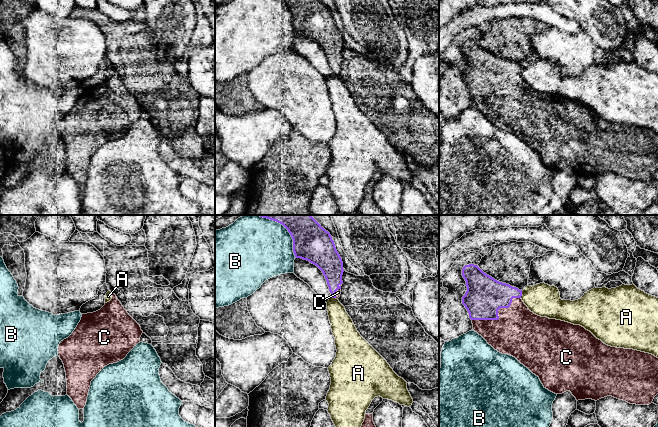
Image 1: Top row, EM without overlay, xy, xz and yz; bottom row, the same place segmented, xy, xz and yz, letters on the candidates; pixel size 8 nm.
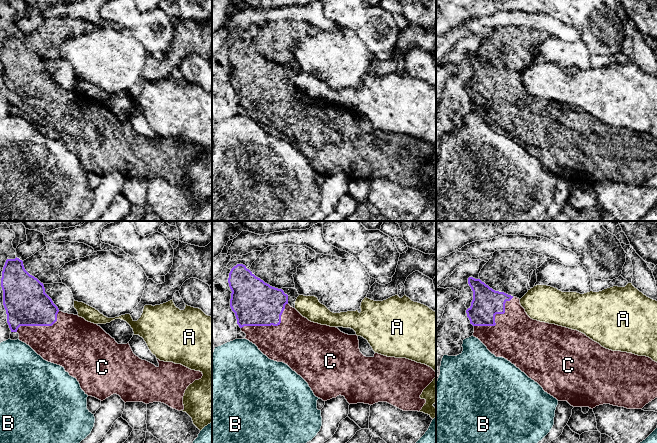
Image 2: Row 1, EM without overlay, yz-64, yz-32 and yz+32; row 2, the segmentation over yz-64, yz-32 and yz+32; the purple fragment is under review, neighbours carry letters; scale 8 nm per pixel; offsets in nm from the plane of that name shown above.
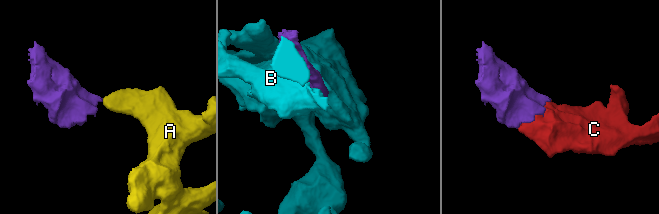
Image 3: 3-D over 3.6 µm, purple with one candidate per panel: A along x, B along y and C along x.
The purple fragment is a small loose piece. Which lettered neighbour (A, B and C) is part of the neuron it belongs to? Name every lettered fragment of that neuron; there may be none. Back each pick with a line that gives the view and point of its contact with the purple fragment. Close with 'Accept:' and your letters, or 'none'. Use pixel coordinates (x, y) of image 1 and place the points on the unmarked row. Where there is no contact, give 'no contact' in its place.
C: contact yz (497, 90)
Accept: C

